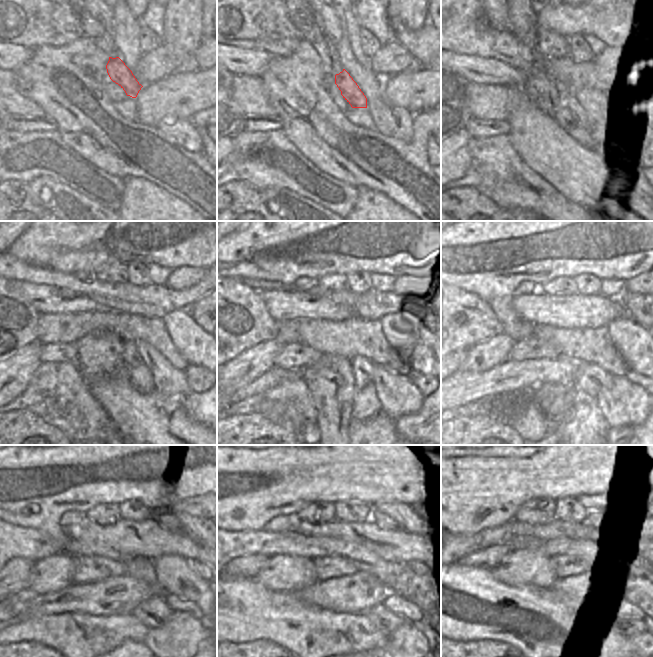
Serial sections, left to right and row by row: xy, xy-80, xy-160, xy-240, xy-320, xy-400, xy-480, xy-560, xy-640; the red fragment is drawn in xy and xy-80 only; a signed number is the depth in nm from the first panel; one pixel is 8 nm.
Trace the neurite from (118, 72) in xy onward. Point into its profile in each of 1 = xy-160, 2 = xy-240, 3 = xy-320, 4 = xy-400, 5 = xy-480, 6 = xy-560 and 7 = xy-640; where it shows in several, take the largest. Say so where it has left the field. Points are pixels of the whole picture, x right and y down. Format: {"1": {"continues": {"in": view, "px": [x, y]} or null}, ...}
{"1": {"continues": {"in": "xy-160", "px": [579, 115]}}, "2": {"continues": {"in": "xy-240", "px": [168, 380]}}, "3": {"continues": {"in": "xy-320", "px": [398, 396]}}, "4": {"continues": {"in": "xy-400", "px": [623, 404]}}, "5": {"continues": {"in": "xy-480", "px": [178, 640]}}, "6": {"continues": {"in": "xy-560", "px": [405, 648]}}, "7": {"continues": {"in": "xy-640", "px": [644, 645]}}}

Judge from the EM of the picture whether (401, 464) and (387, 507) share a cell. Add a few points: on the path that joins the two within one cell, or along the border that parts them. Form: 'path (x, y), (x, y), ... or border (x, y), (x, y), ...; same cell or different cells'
border (410, 505), (397, 502), (380, 502), (373, 506); different cells

